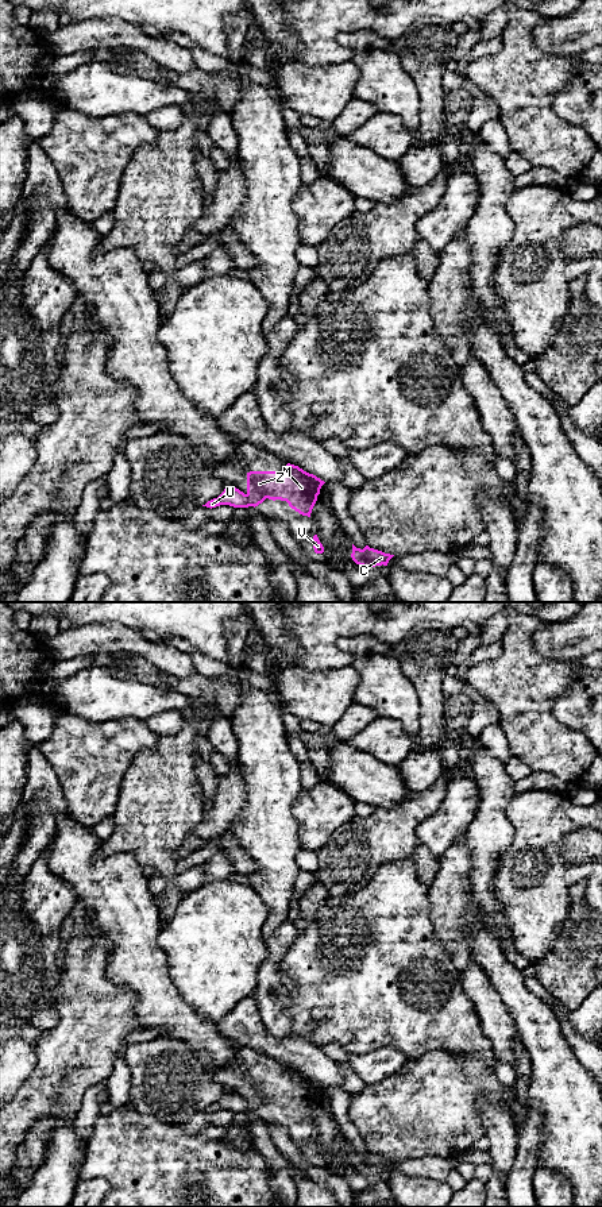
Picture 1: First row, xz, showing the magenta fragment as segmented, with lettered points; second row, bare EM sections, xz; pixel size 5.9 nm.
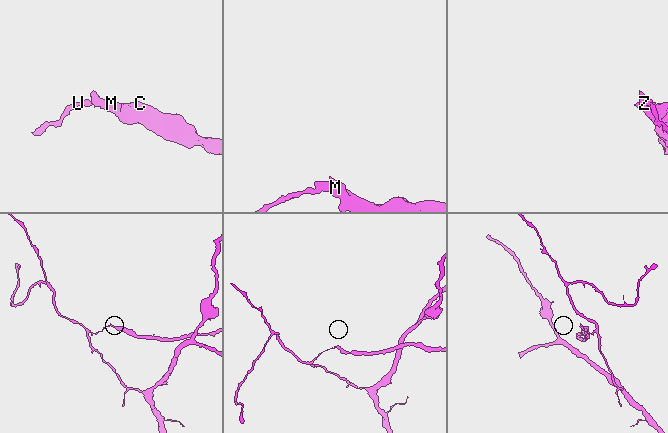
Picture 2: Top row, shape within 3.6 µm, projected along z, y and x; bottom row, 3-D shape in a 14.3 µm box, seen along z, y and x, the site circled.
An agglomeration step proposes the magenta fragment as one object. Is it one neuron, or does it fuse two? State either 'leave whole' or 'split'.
split

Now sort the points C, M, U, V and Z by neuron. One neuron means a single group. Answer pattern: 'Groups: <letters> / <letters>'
Groups: C M V Z / U

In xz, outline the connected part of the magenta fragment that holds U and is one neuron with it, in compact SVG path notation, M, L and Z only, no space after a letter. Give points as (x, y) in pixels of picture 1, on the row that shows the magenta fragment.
M234 486L234 487L225 487L224 491L217 498L208 501L202 506L212 509L220 505L229 505L234 508L248 508L250 501L243 491L240 491L239 489Z

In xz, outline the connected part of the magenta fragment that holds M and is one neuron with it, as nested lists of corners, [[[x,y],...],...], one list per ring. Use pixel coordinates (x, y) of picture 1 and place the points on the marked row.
[[[288,463],[283,471],[247,473],[247,497],[250,506],[258,506],[266,498],[286,501],[292,509],[310,517],[312,509],[325,482],[298,466]]]

